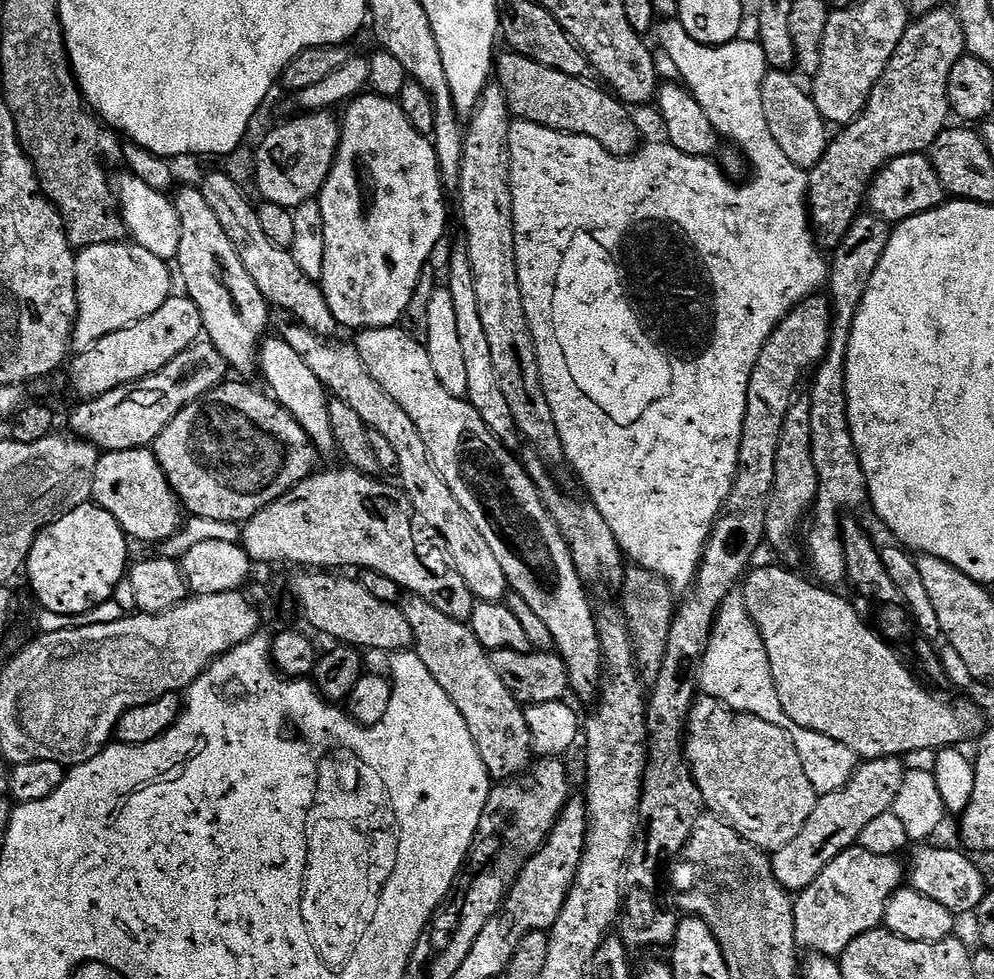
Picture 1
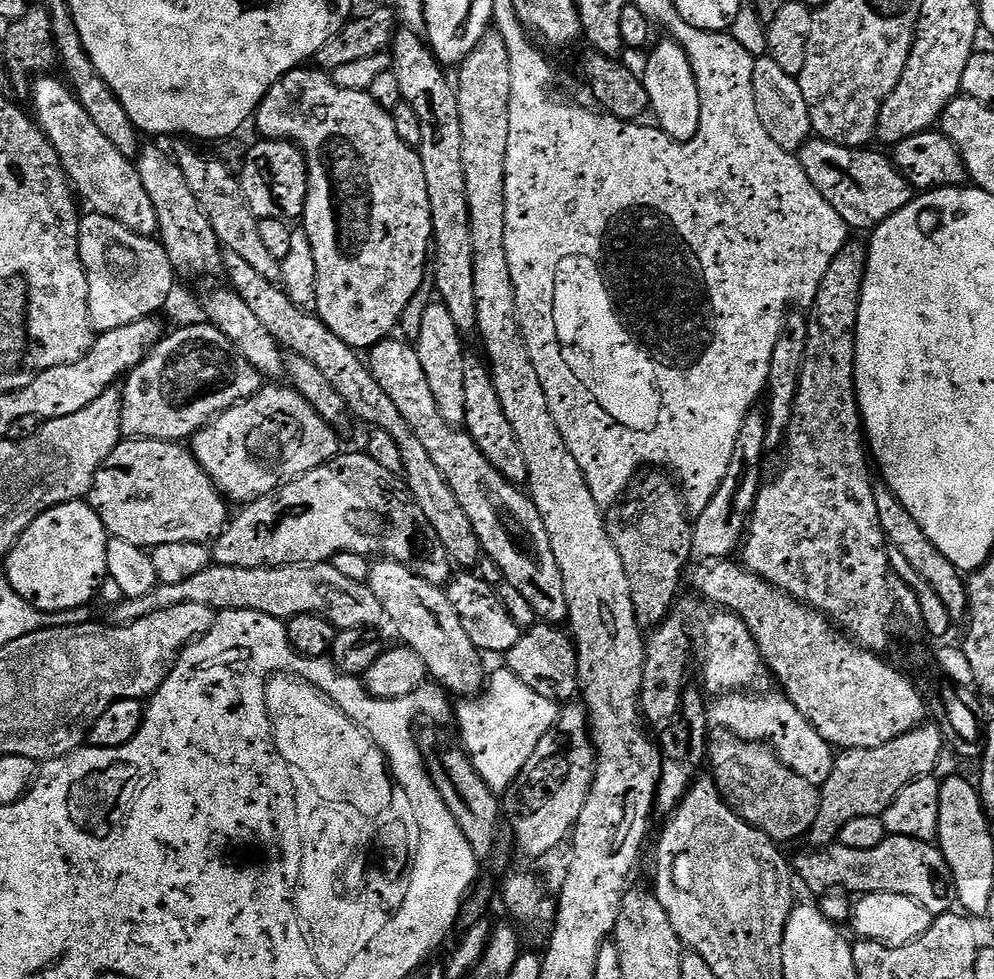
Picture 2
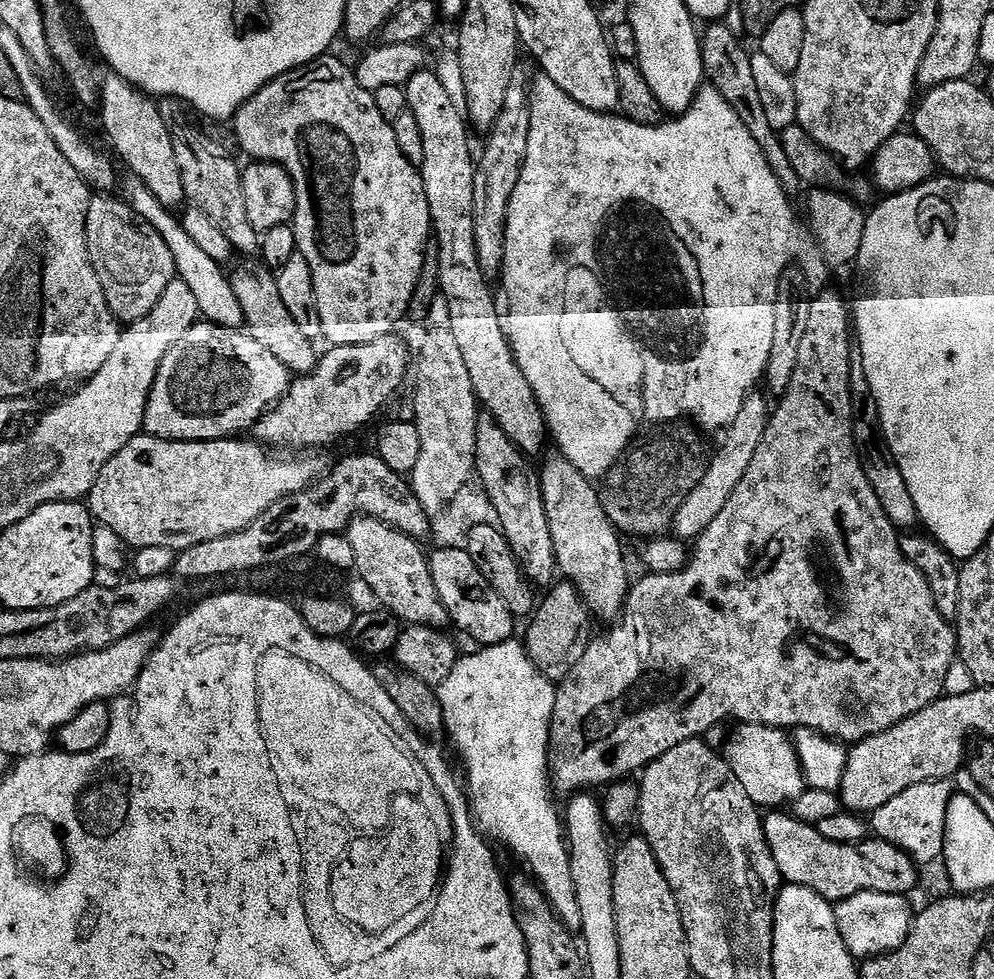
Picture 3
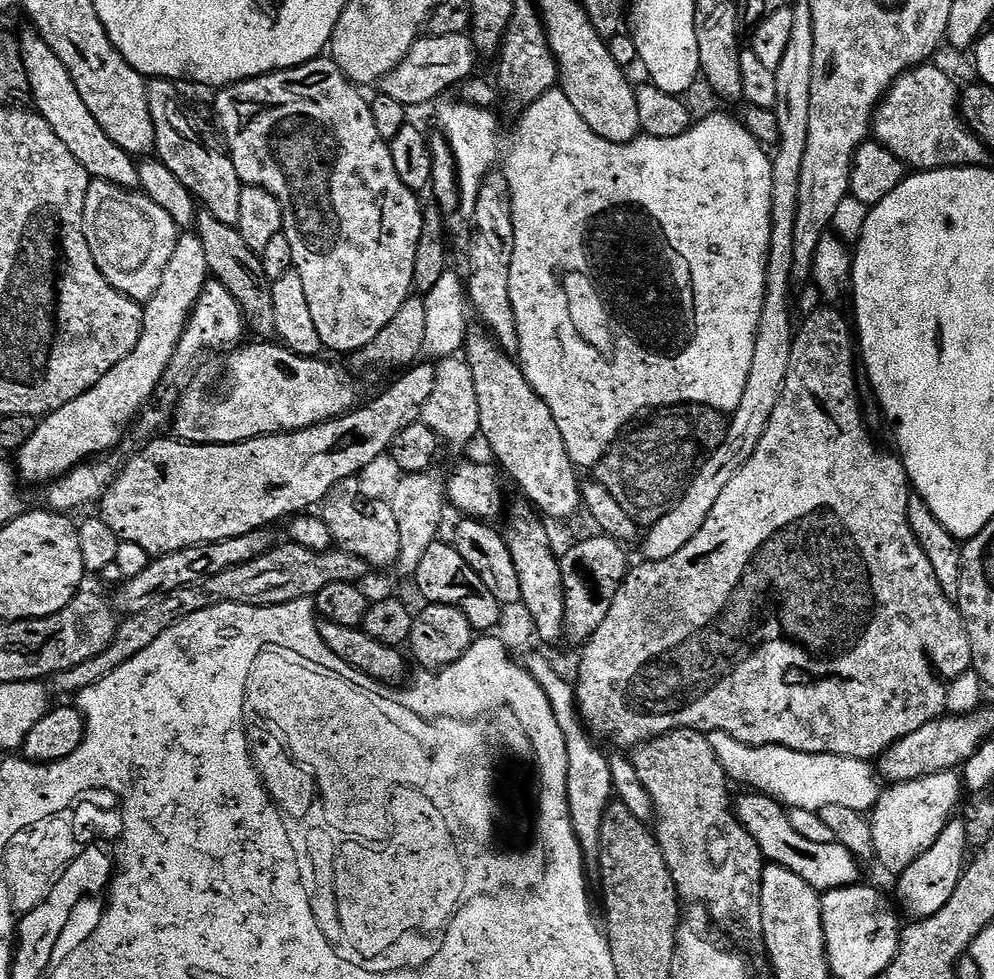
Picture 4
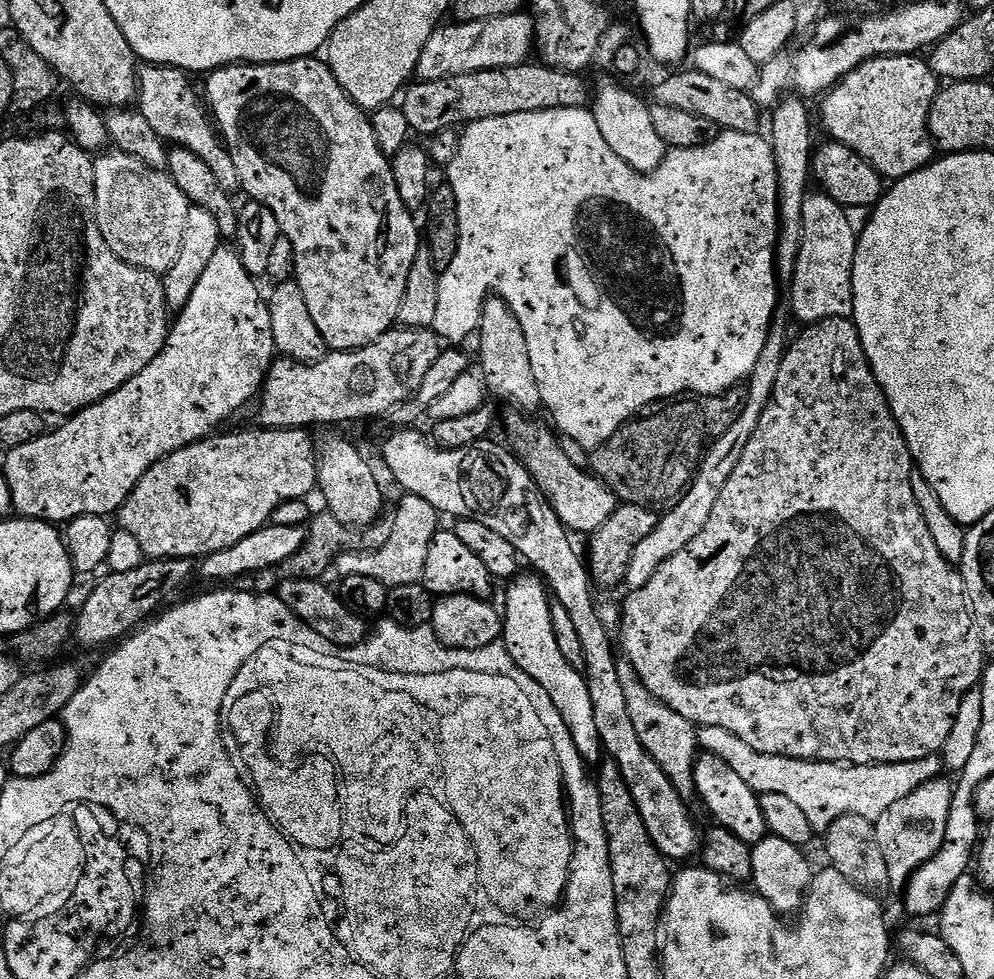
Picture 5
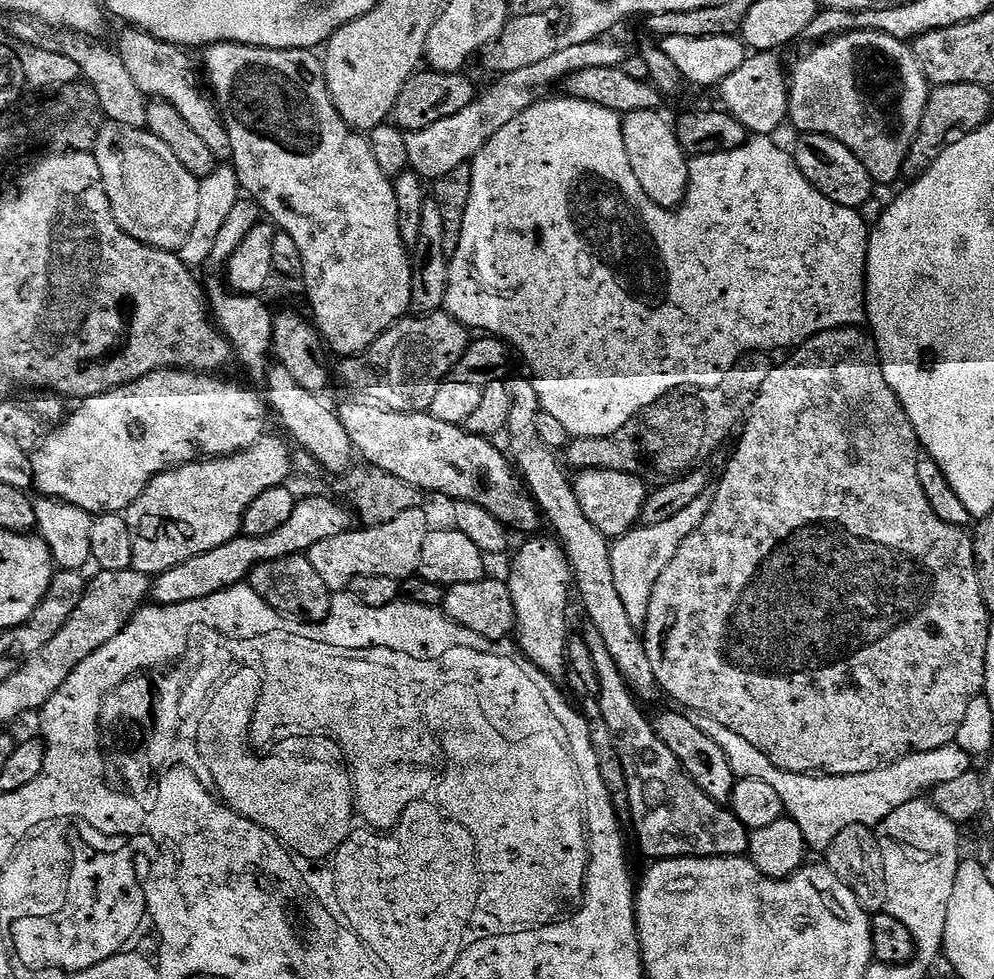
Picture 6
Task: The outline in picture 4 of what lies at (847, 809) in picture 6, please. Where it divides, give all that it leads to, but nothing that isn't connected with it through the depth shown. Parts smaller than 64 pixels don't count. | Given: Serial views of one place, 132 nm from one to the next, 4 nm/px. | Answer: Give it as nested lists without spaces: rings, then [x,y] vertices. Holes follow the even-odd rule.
[[[725,732],[707,733],[710,746],[729,781],[748,784],[749,789],[773,796],[785,809],[820,812],[826,806],[850,806],[850,810],[871,813],[882,791],[882,780],[869,761],[842,758],[834,754],[806,754],[770,746],[750,746]]]

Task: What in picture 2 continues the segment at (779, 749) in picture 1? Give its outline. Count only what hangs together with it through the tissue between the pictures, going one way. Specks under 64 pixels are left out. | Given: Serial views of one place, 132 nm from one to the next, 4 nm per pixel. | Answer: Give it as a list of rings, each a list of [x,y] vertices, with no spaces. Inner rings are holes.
[[[721,731],[719,735],[711,741],[707,759],[710,768],[712,764],[711,777],[733,810],[774,841],[807,837],[814,818],[818,818],[817,785],[806,782],[806,778],[784,764],[769,745],[758,740],[743,740],[731,732]]]

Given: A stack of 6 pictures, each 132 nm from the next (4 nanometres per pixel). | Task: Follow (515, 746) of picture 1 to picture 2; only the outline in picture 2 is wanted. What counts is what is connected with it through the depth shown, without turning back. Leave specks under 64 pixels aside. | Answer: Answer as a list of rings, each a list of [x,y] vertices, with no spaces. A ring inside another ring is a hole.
[[[383,558],[377,559],[373,563],[367,585],[372,589],[374,598],[378,598],[378,602],[382,602],[382,610],[387,623],[389,625],[392,623],[396,627],[397,634],[404,639],[401,641],[407,647],[413,648],[418,656],[426,662],[429,677],[445,692],[456,698],[472,698],[485,691],[485,657],[480,649],[474,646],[474,642],[470,642],[470,634],[466,634],[466,630],[462,626],[462,618],[458,618],[454,606],[450,606],[450,598],[441,585],[426,582],[426,578],[422,578],[414,570],[406,567],[405,564],[400,564],[397,560]]]

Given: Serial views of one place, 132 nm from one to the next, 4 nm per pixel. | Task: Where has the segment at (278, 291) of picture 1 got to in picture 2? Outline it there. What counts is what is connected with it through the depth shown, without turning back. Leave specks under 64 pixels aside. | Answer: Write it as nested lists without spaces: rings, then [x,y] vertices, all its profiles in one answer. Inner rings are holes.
[[[177,139],[175,144],[176,165],[182,170],[182,174],[186,174],[186,182],[194,193],[194,198],[198,198],[198,206],[202,206],[202,214],[210,218],[210,226],[214,226],[214,234],[220,240],[221,249],[241,255],[242,258],[246,258],[246,262],[250,262],[250,266],[254,266],[254,270],[258,270],[258,274],[279,281],[280,261],[274,258],[274,254],[270,254],[266,242],[262,242],[262,234],[258,230],[260,221],[246,202],[246,194],[240,185],[239,175],[231,172],[221,160],[195,152],[188,145],[191,143],[187,139]]]

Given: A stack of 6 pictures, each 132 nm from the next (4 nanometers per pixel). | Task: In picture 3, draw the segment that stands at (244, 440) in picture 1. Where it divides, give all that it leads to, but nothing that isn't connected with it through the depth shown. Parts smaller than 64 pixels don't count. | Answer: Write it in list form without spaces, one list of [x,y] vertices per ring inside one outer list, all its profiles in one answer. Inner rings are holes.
[[[400,334],[374,338],[374,342],[358,346],[332,346],[327,350],[329,352],[321,355],[314,371],[293,379],[288,393],[254,425],[254,436],[259,443],[272,450],[324,450],[320,448],[366,427],[383,410],[384,403],[403,386],[404,379],[407,376],[409,379],[410,352],[408,356],[408,344]]]

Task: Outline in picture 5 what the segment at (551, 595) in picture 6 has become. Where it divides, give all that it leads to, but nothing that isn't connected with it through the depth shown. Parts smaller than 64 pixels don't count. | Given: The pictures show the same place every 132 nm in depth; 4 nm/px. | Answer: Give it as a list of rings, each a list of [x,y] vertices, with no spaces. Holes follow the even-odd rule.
[[[531,570],[521,571],[507,581],[508,593],[502,603],[502,643],[510,654],[510,658],[546,694],[550,694],[550,702],[562,714],[562,722],[566,722],[566,730],[570,730],[570,738],[574,738],[574,746],[582,756],[585,764],[599,765],[602,749],[598,738],[598,725],[594,723],[594,702],[590,702],[590,686],[586,682],[583,671],[574,669],[566,662],[561,649],[554,638],[551,622],[551,601],[548,585]]]

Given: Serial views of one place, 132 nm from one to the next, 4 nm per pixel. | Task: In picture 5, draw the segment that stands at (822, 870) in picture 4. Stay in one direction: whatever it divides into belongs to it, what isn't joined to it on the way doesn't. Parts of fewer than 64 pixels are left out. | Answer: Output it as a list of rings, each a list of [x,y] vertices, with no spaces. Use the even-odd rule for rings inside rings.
[[[701,751],[696,758],[692,777],[696,787],[695,795],[700,796],[702,803],[708,807],[708,812],[713,816],[715,823],[719,827],[726,829],[730,834],[734,834],[739,840],[746,845],[754,845],[765,836],[769,835],[766,820],[762,818],[762,808],[760,806],[760,796],[752,791],[718,754],[710,754]]]

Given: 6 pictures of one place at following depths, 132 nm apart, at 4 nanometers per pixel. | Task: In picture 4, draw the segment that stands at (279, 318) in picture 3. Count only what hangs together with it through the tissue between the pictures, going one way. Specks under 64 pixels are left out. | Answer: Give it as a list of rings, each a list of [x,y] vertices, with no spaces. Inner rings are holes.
[[[207,210],[199,213],[196,228],[206,250],[209,273],[234,294],[244,310],[247,327],[251,331],[253,328],[260,335],[257,337],[275,337],[277,333],[272,281],[266,278],[258,253],[246,246],[239,228],[222,222]]]

